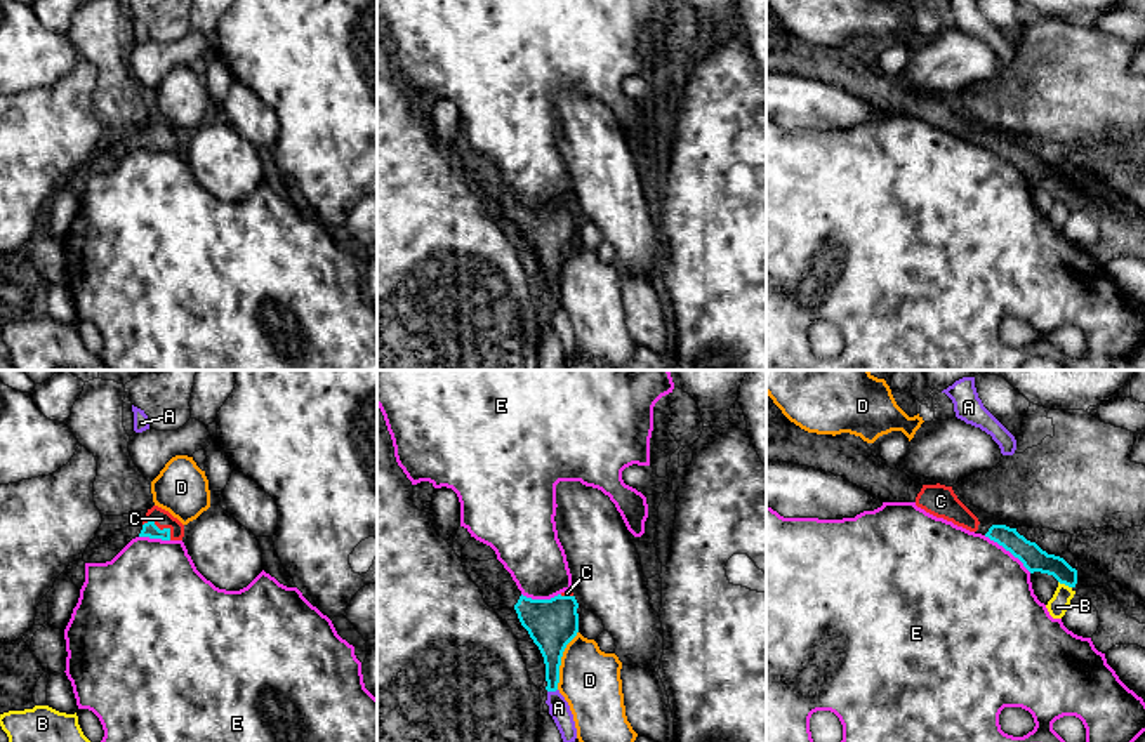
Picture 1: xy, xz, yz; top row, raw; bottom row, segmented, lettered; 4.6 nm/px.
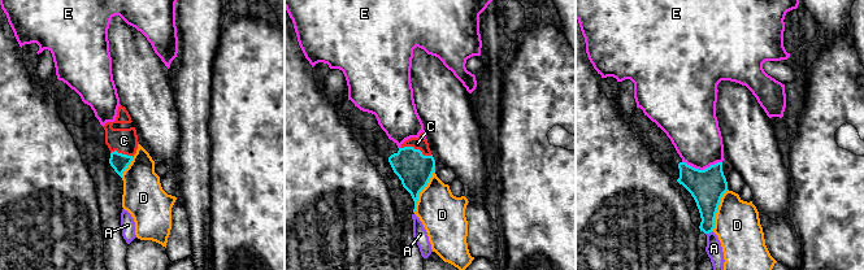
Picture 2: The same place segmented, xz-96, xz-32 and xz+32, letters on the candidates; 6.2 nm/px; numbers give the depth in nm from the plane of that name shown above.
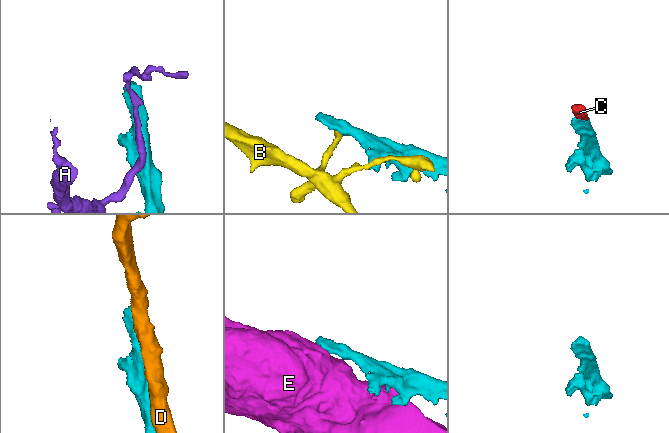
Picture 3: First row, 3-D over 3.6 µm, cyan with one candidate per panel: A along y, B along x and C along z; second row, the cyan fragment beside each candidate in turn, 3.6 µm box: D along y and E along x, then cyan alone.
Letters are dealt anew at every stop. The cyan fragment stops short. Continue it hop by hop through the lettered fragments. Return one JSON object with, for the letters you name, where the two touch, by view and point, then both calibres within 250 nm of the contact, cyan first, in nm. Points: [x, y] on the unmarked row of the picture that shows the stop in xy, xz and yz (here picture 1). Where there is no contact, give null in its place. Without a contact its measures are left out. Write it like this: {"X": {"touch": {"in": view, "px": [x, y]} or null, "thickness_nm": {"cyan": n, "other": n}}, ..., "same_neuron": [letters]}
{"C": {"touch": {"in": "xy", "px": [158, 139]}, "thickness_nm": {"cyan": 70, "other": 90}}, "same_neuron": ["C"]}

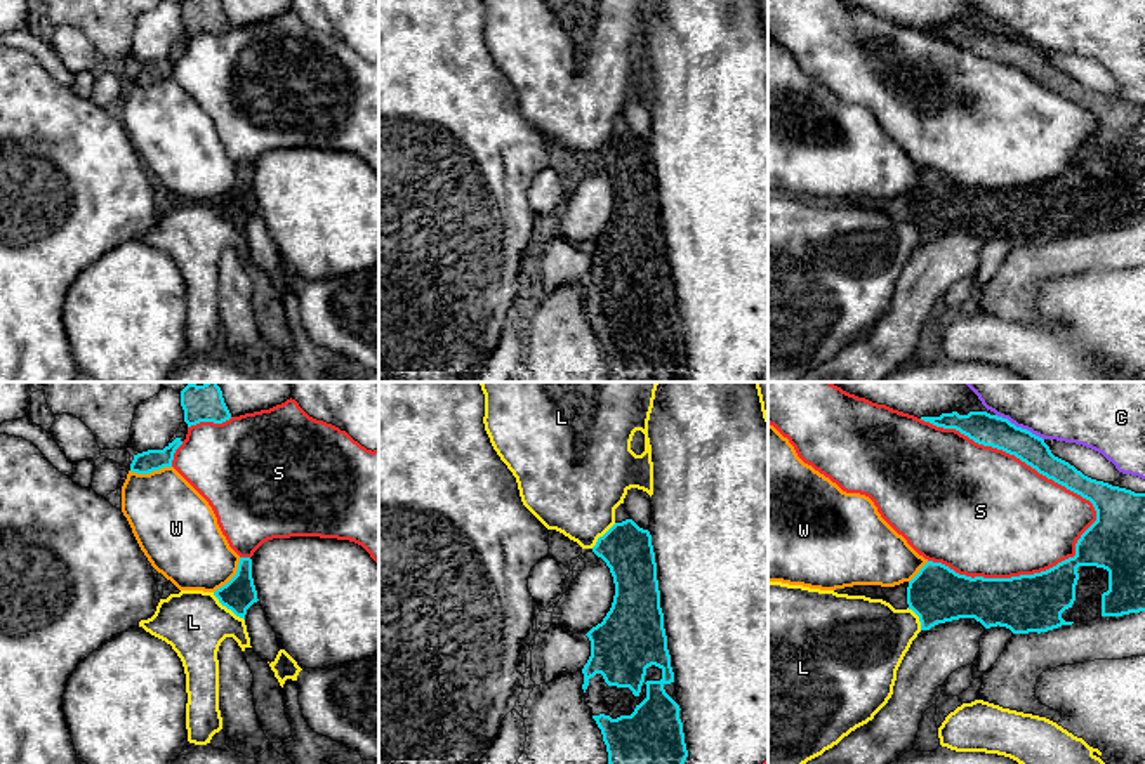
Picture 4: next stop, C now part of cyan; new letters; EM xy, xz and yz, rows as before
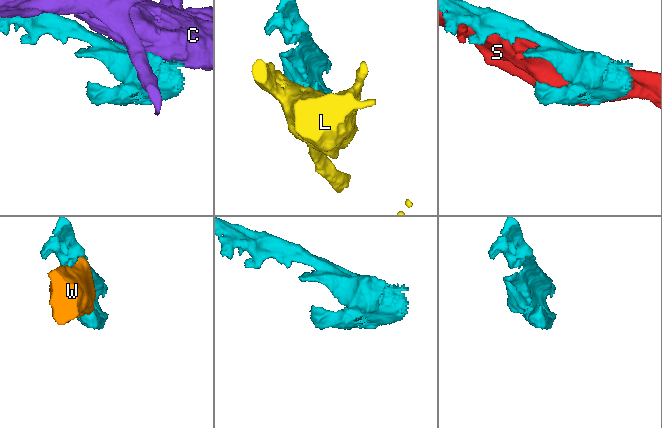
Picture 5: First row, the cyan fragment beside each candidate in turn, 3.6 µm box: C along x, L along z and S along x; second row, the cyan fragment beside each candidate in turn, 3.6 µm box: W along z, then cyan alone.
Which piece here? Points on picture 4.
{"same_neuron": []}

